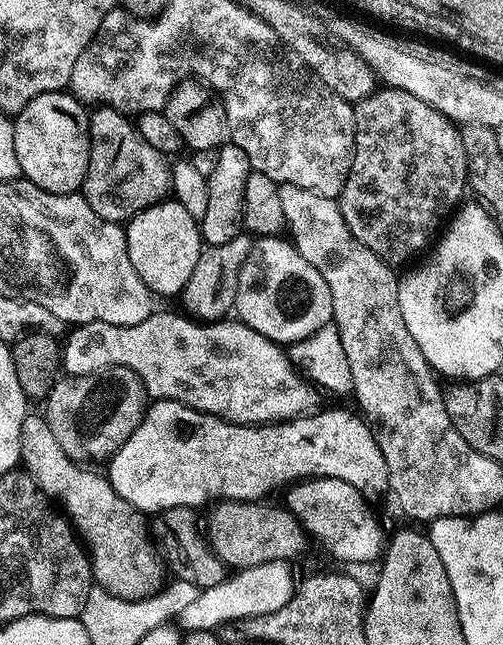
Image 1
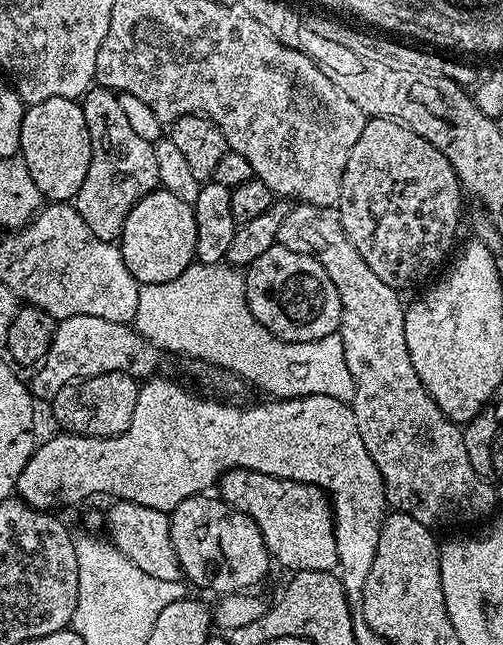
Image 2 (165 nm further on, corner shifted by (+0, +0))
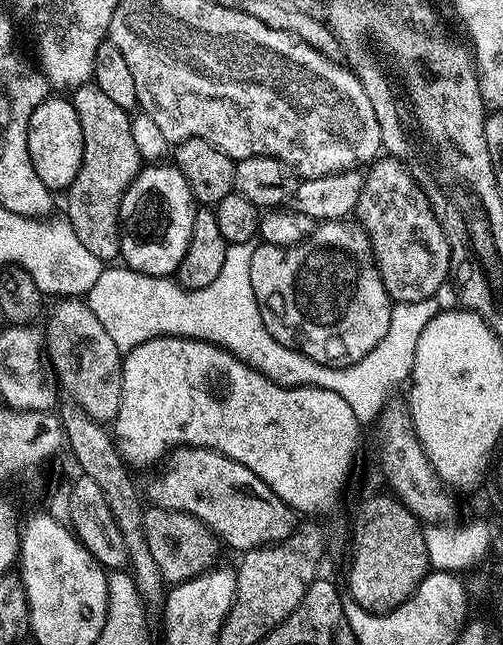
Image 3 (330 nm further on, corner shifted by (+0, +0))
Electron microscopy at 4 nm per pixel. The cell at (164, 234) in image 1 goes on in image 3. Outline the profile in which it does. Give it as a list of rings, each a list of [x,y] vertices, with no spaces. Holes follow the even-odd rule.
[[[168,162],[141,167],[120,207],[120,256],[143,276],[171,277],[188,253],[198,205],[186,178]]]

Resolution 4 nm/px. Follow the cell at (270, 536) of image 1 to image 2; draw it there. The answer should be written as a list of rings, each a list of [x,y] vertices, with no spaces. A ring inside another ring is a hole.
[[[201,494],[186,498],[177,508],[172,509],[168,521],[176,562],[183,579],[189,585],[197,584],[198,587],[209,588],[212,592],[218,592],[217,594],[243,593],[267,574],[270,555],[264,545],[262,530],[245,512],[230,506],[219,495]]]

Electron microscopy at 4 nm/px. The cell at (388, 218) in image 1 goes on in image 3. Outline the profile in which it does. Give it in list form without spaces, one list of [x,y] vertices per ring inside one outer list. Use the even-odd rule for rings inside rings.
[[[377,158],[364,172],[364,189],[356,203],[354,213],[364,233],[368,235],[368,242],[372,247],[372,257],[380,271],[382,282],[388,291],[388,297],[393,302],[405,304],[406,302],[422,302],[426,298],[436,296],[444,280],[449,279],[452,267],[452,247],[448,245],[446,234],[426,198],[407,168],[395,158]]]

